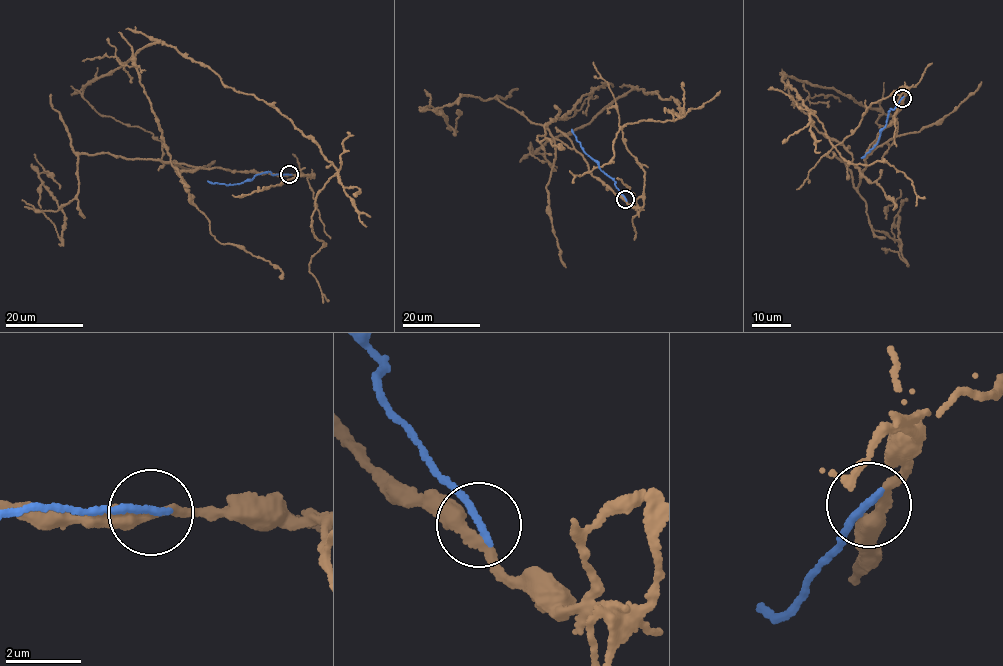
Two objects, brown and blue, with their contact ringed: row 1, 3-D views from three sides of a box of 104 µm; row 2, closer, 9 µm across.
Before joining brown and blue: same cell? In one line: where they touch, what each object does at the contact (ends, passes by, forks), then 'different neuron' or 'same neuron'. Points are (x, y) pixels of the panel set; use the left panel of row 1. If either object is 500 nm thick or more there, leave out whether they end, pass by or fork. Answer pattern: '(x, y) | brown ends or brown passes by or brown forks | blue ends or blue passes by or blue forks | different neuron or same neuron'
(289, 174) | brown passes by | blue ends | different neuron

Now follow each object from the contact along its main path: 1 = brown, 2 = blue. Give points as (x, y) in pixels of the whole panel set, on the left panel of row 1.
1: (290, 174), (162, 162), (162, 143), (82, 89), (158, 40), (290, 120), (337, 170), (311, 218), (322, 303)
2: (289, 174), (273, 175), (266, 171), (227, 185), (207, 181)

